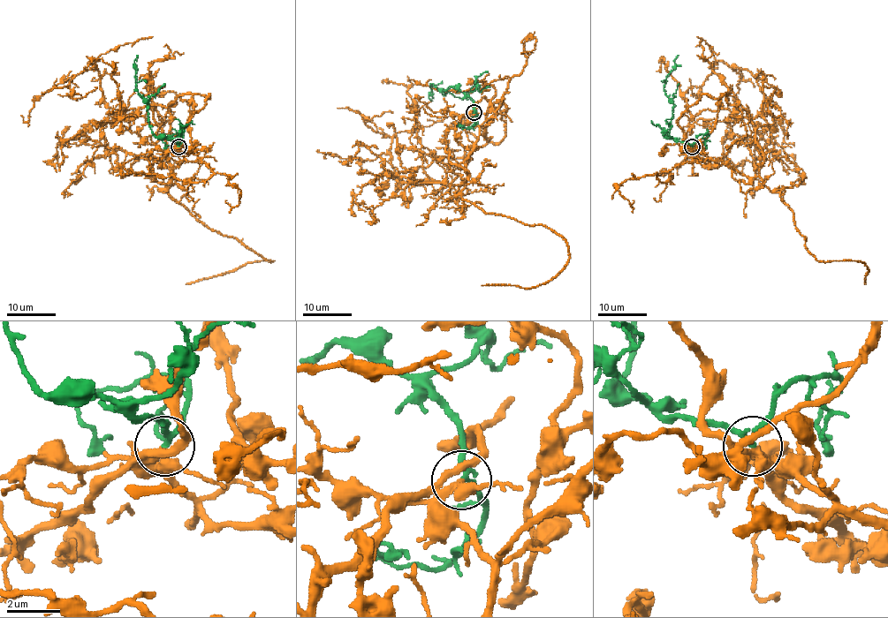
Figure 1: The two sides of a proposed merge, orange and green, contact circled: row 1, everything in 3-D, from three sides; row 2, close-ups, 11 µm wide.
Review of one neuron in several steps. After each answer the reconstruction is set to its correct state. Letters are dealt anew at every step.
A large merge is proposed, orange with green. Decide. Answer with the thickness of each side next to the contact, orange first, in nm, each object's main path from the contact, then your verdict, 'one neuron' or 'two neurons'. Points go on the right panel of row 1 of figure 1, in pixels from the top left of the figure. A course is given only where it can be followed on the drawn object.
calibres 320 and 190 nm; course orange (692, 147), (777, 191), (793, 211), (808, 252), (821, 262), (857, 260), (868, 268), (866, 284); course green (692, 146), (668, 138), (667, 134), (673, 101), (664, 89), (666, 76), (673, 69), (679, 55); one neuron

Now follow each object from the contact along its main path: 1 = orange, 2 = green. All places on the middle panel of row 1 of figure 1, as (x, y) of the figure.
1: (474, 111), (479, 139), (461, 197), (551, 229), (569, 253), (533, 288), (481, 285)
2: (474, 111), (474, 103), (454, 88), (449, 87), (444, 93), (432, 83), (429, 94), (433, 98)

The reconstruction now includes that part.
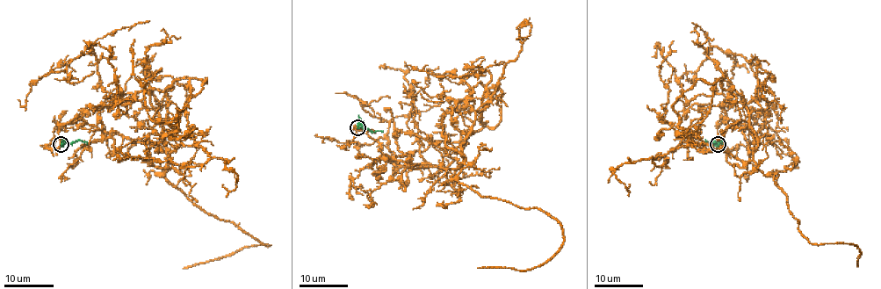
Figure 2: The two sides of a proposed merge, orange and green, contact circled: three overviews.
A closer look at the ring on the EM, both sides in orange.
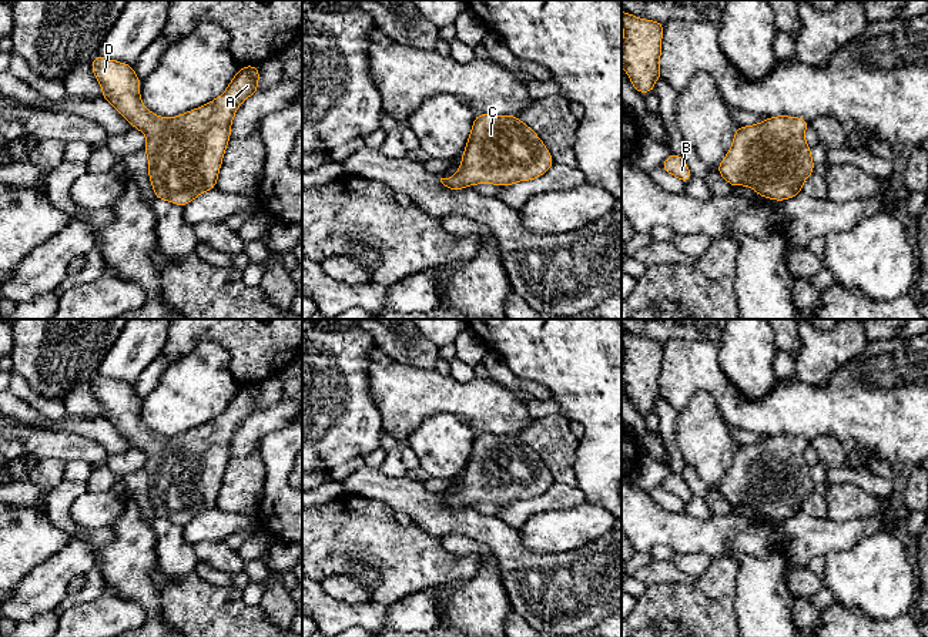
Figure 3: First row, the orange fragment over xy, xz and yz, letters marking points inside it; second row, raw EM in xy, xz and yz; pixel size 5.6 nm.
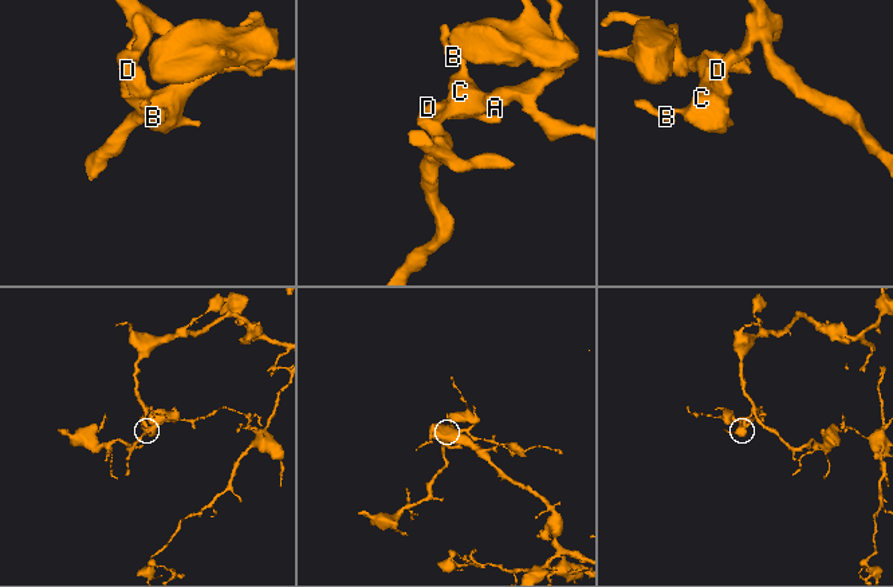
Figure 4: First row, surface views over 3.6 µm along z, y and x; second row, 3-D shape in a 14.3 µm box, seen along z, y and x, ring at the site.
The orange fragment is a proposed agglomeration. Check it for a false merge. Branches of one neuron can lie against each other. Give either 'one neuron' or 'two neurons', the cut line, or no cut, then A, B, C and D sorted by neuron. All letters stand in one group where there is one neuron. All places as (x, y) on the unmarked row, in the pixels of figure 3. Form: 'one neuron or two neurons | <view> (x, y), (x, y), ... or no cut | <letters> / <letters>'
one neuron | no cut | A B C D

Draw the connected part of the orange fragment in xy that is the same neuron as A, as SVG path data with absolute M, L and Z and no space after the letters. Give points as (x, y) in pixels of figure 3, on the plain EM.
M100 373L90 385L101 405L101 418L110 420L123 437L147 455L144 470L148 477L154 517L185 526L200 513L217 507L224 472L231 459L234 435L251 413L259 412L259 385L241 386L220 416L181 435L167 437L155 435L141 422L141 399L135 395L134 385Z

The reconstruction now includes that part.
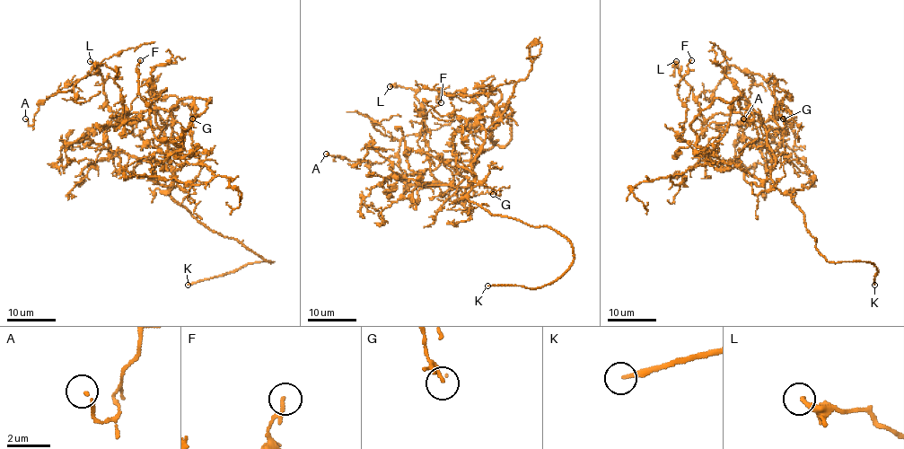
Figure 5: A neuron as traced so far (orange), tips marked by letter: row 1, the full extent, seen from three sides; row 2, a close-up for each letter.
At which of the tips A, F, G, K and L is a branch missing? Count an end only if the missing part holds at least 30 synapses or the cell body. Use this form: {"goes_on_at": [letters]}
{"goes_on_at": ["K"]}

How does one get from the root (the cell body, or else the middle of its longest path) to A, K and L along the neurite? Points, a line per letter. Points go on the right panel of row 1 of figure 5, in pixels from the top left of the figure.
A: (772, 180), (767, 132), (778, 126), (777, 100), (755, 73), (746, 74), (751, 83), (744, 125), (743, 118)
K: (772, 180), (803, 213), (806, 229), (816, 239), (820, 253), (831, 262), (871, 262), (877, 268), (874, 285)
L: (772, 180), (767, 132), (778, 125), (740, 113), (706, 118), (676, 61)

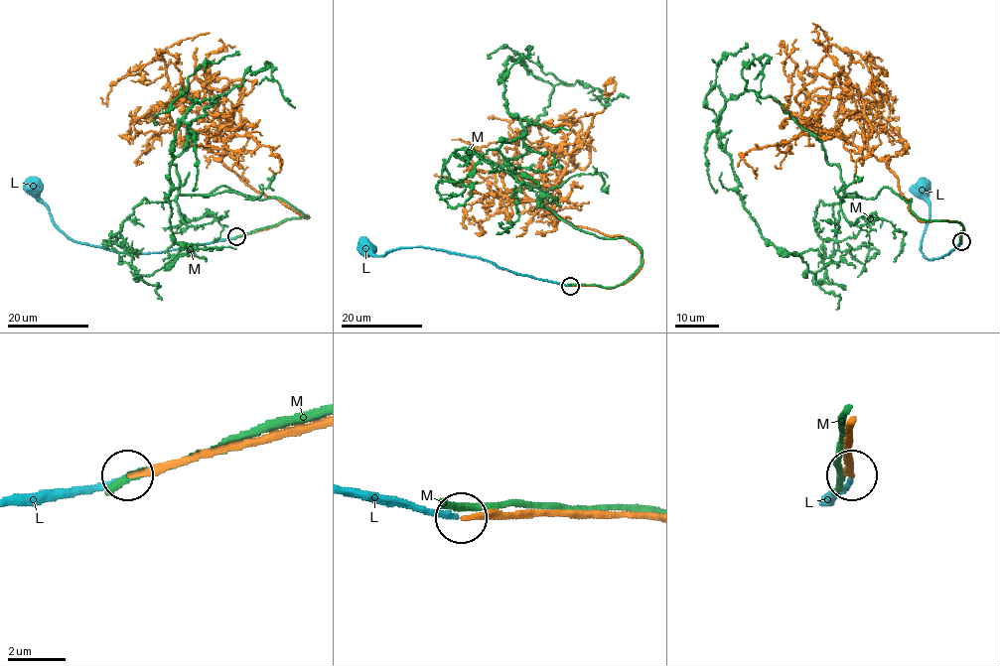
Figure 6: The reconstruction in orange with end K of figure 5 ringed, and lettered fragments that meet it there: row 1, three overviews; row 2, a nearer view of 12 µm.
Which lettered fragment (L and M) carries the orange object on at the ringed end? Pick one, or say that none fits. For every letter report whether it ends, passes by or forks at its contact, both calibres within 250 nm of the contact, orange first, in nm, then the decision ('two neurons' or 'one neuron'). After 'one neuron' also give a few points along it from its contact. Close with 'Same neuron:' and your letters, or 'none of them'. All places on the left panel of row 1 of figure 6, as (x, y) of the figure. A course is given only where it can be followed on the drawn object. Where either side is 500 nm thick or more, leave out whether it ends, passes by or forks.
L: it ends; calibres 190 and 170 nm; one neuron; course (236, 236), (155, 253), (114, 252), (70, 239), (57, 226), (50, 210), (32, 189)
M: it passes by; calibres 300 and 240 nm; two neurons
Same neuron: L

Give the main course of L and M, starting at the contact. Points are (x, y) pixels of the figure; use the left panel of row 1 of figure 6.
L: (236, 236), (155, 253), (114, 252), (70, 239), (57, 226), (50, 210), (32, 189)
M: (240, 235), (308, 216), (180, 193), (203, 98), (171, 161), (192, 249), (165, 265), (206, 261)

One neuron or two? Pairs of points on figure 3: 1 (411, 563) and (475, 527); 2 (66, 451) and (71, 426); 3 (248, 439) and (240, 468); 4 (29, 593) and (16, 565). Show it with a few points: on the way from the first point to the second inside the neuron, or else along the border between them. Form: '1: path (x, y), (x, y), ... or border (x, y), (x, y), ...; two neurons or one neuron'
1: border (414, 522), (439, 539); two neurons
2: border (37, 428), (74, 432), (101, 445); two neurons
3: border (258, 452), (231, 458); two neurons
4: border (50, 557), (36, 565), (14, 589); two neurons

